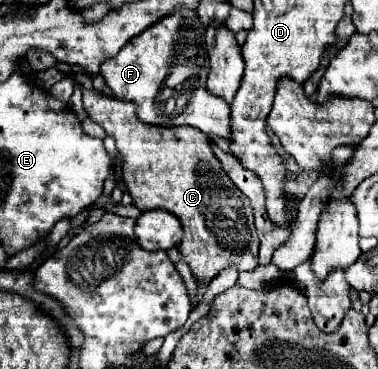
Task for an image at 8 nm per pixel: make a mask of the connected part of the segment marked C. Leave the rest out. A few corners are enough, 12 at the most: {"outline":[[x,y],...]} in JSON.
{"outline":[[81,91],[133,205],[181,219],[195,279],[255,269],[249,199],[207,135]]}

